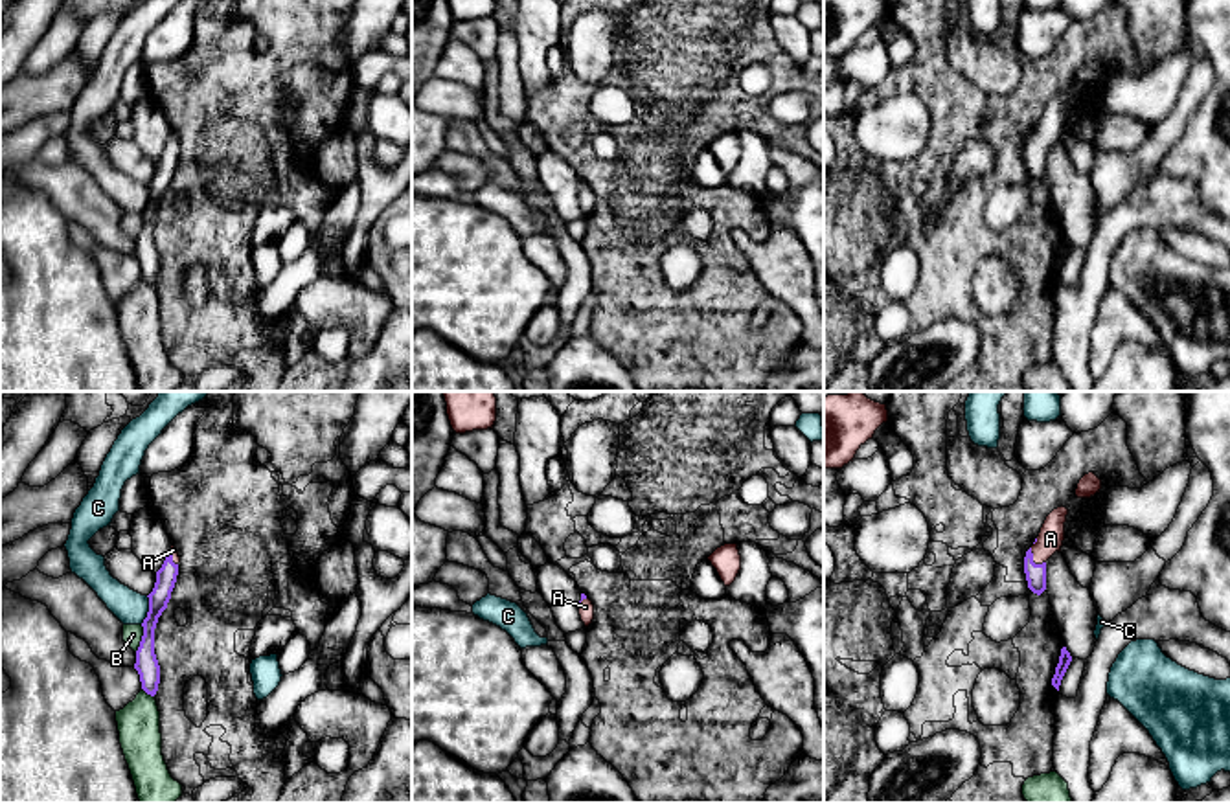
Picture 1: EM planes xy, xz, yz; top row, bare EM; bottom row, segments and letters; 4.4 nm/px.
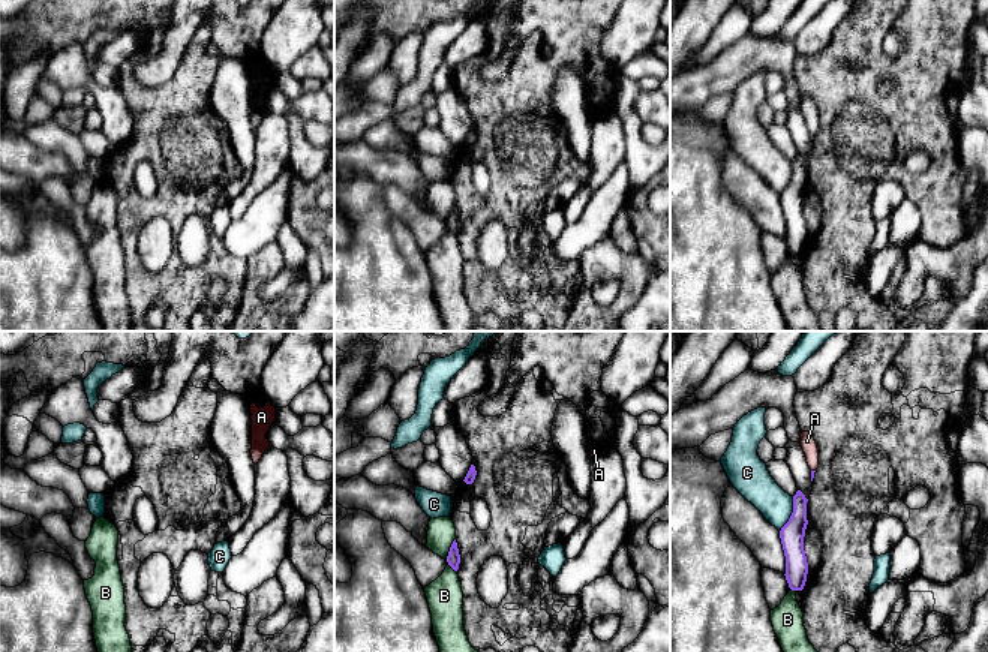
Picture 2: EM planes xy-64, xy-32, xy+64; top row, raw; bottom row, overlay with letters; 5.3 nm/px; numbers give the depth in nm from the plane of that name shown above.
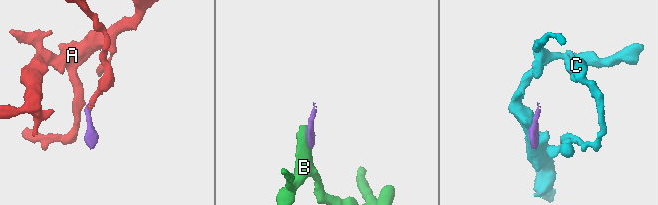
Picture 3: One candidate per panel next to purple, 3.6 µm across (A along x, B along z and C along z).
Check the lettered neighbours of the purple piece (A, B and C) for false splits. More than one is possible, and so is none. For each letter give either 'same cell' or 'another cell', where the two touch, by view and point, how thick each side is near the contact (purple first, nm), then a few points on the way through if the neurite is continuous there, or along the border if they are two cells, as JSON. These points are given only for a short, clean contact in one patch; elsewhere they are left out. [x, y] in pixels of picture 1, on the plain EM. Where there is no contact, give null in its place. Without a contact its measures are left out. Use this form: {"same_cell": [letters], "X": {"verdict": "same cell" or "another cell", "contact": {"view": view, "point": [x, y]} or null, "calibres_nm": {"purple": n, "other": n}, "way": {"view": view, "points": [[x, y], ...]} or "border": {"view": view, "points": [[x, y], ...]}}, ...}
{"same_cell": ["A"], "A": {"verdict": "same cell", "contact": {"view": "yz", "point": [1032, 149]}, "calibres_nm": {"purple": 100, "other": 110}, "way": {"view": "yz", "points": [[1036, 162], [1032, 149], [1050, 127]]}}, "B": {"verdict": "another cell", "contact": {"view": "xy", "point": [142, 226]}, "calibres_nm": {"purple": 100, "other": 80}, "border": {"view": "xy", "points": [[142, 214], [142, 228], [135, 239]]}}, "C": {"verdict": "another cell", "contact": {"view": "xy", "point": [149, 199]}, "calibres_nm": {"purple": 100, "other": 150}, "border": {"view": "xy", "points": [[148, 184], [148, 204], [140, 212]]}}}

